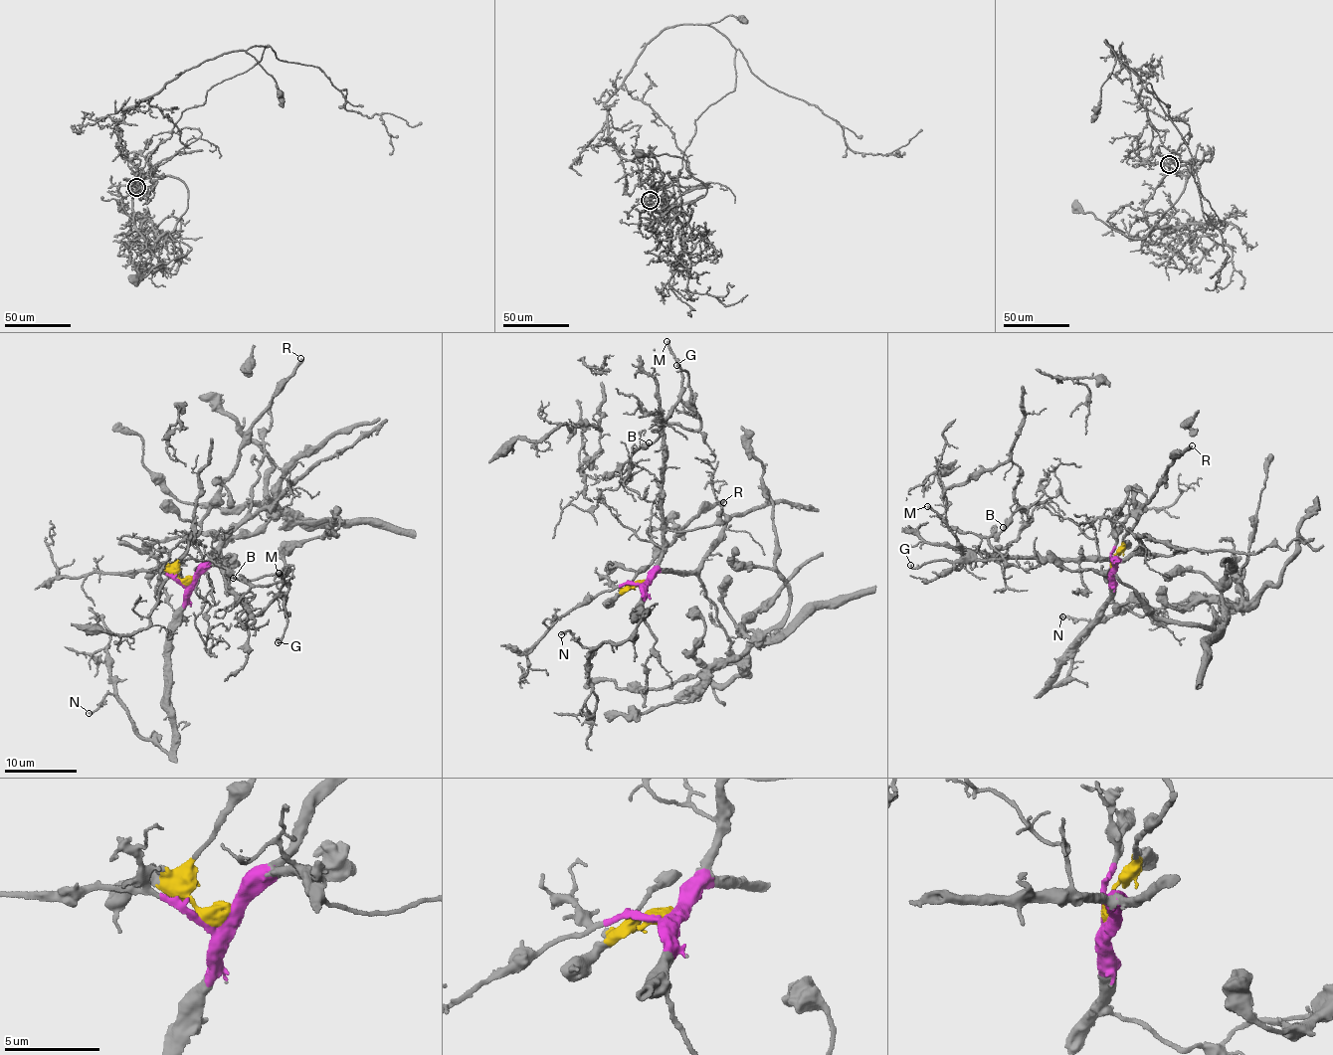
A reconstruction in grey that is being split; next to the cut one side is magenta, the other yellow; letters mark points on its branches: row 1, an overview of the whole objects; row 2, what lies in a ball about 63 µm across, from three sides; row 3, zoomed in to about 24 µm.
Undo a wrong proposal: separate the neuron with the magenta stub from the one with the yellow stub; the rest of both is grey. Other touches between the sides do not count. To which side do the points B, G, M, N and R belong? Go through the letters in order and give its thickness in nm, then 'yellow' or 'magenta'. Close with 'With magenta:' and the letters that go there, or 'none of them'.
B: 260 nm thick; magenta
G: 110 nm thick; magenta
M: 260 nm thick; magenta
N: 200 nm thick; magenta
R: 360 nm thick; yellow
With magenta: B, G, M, N

